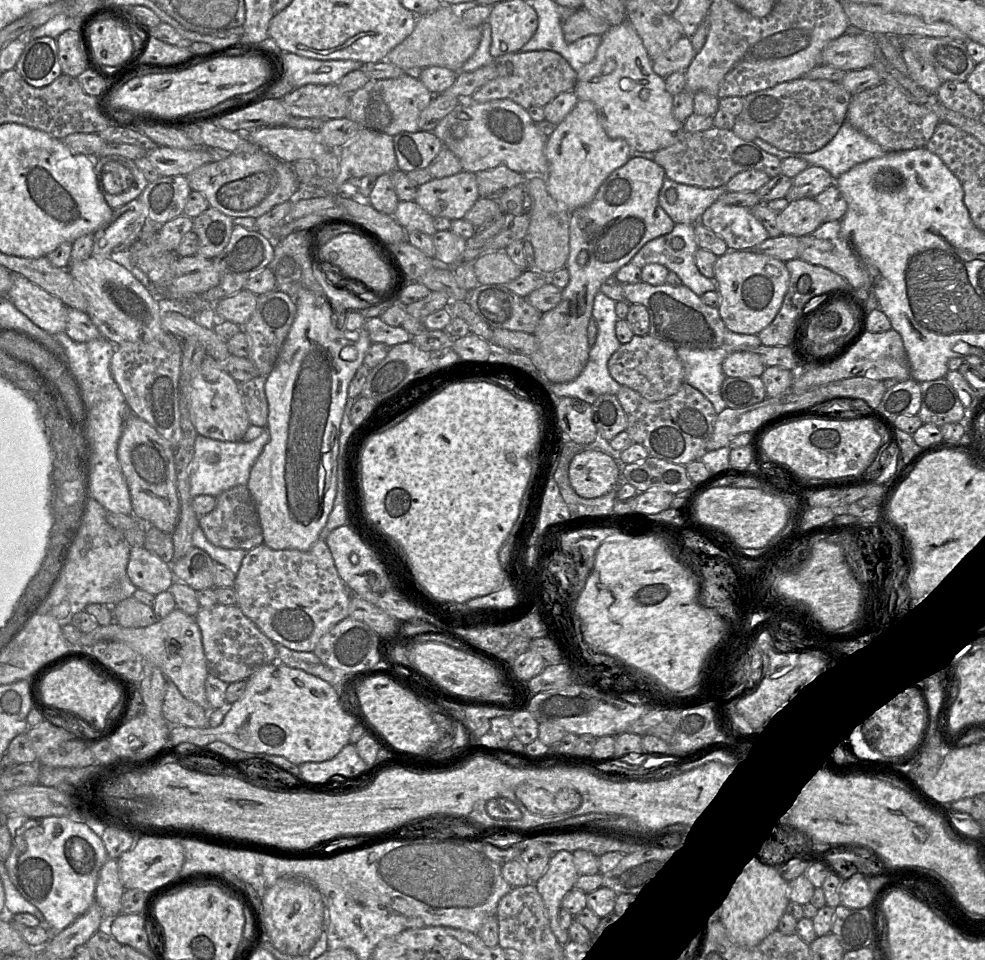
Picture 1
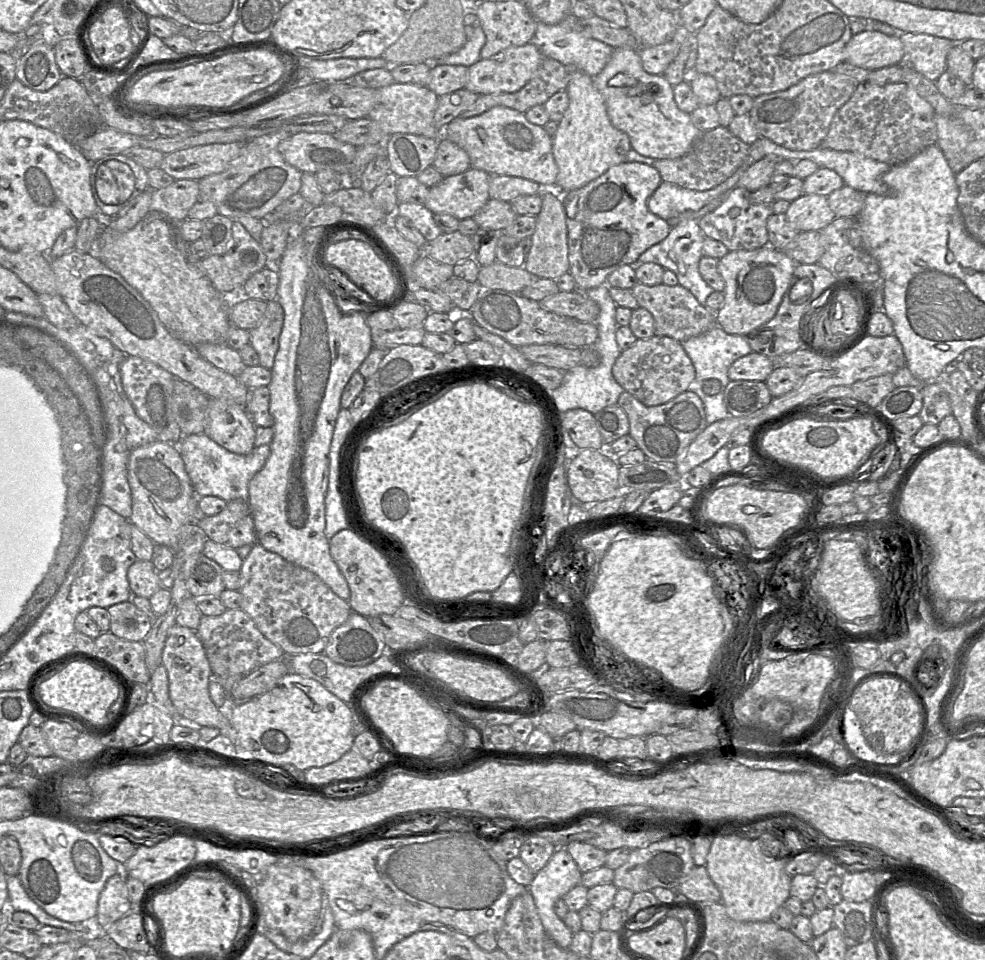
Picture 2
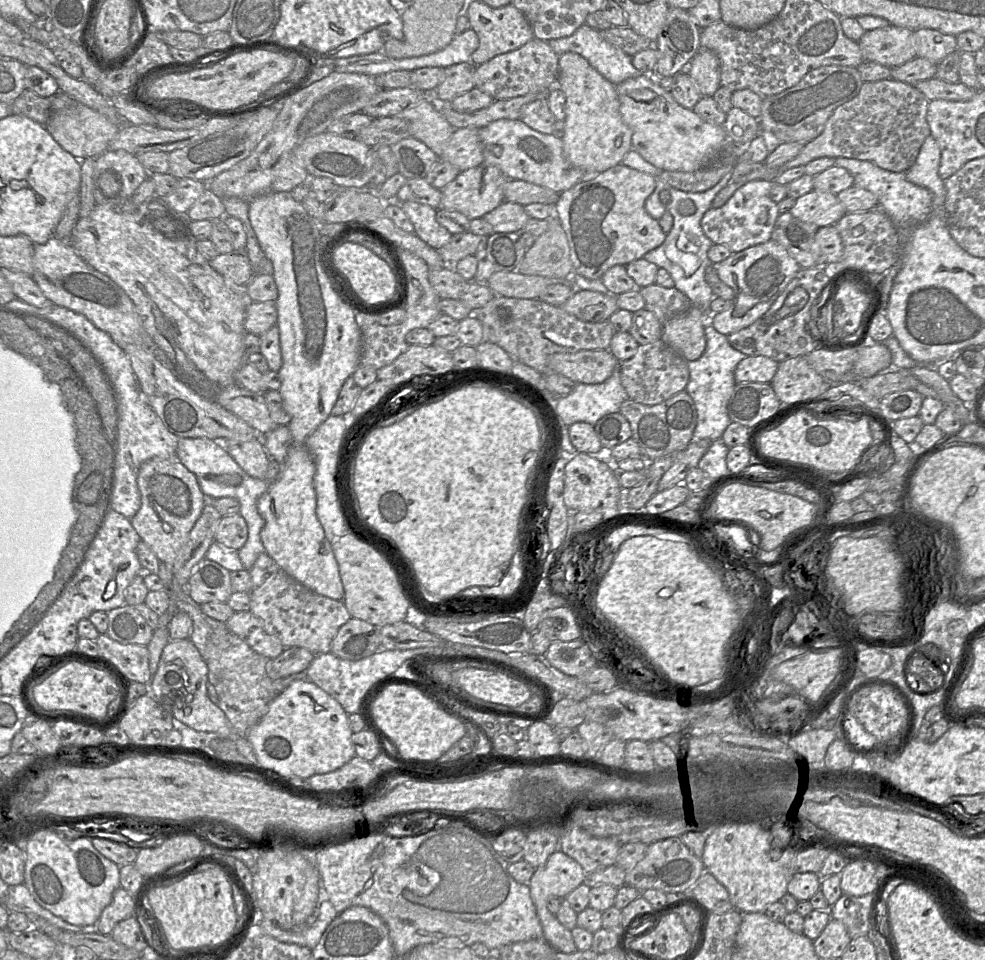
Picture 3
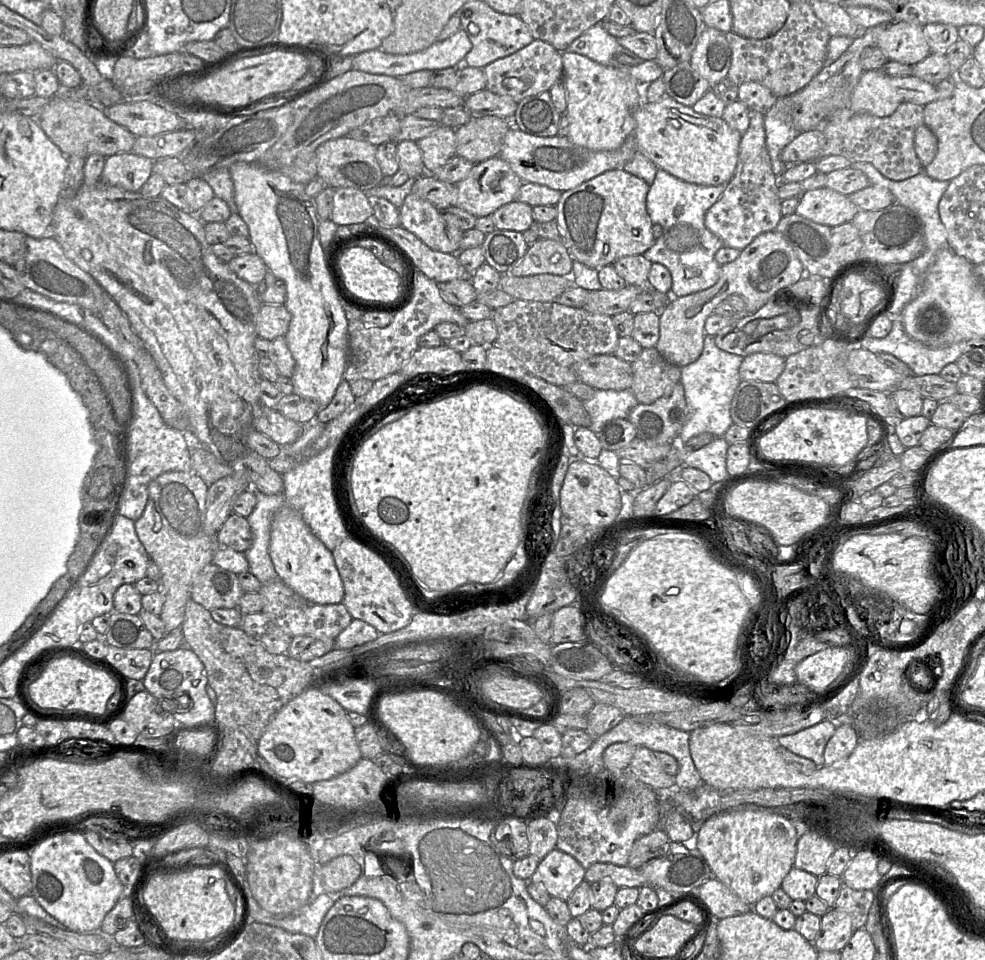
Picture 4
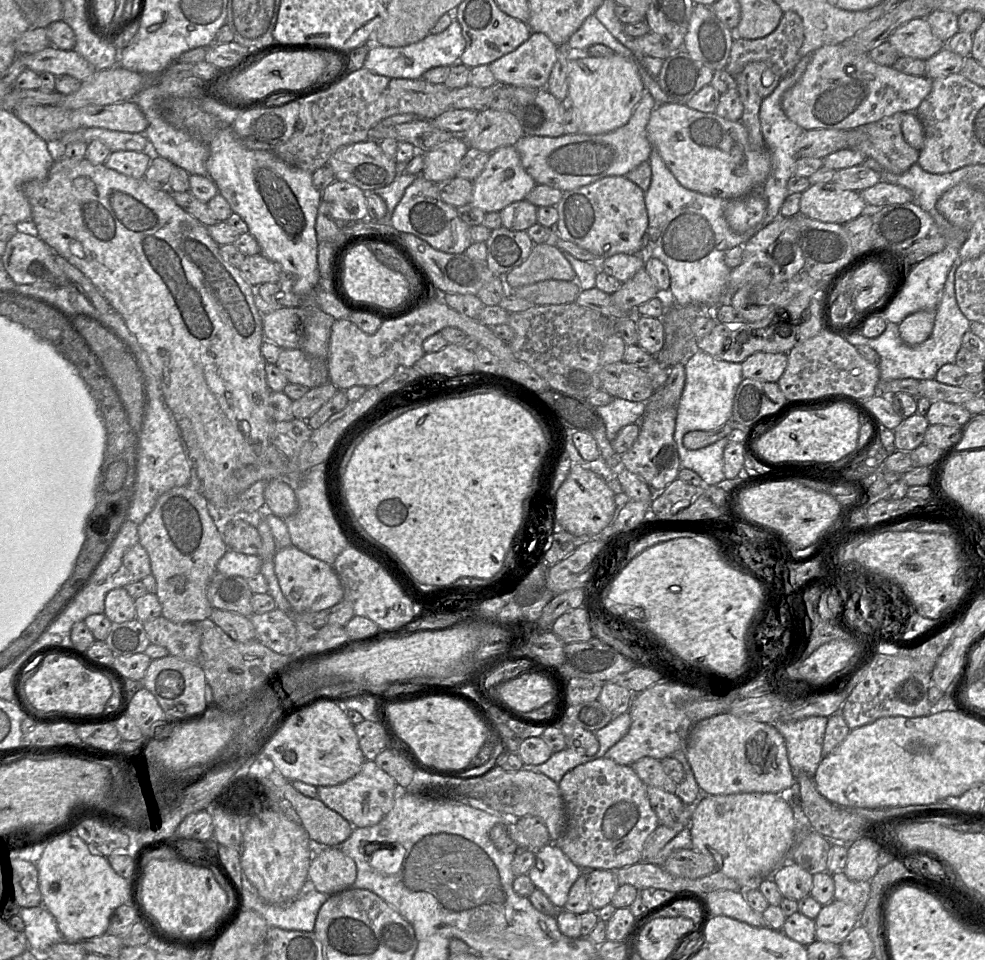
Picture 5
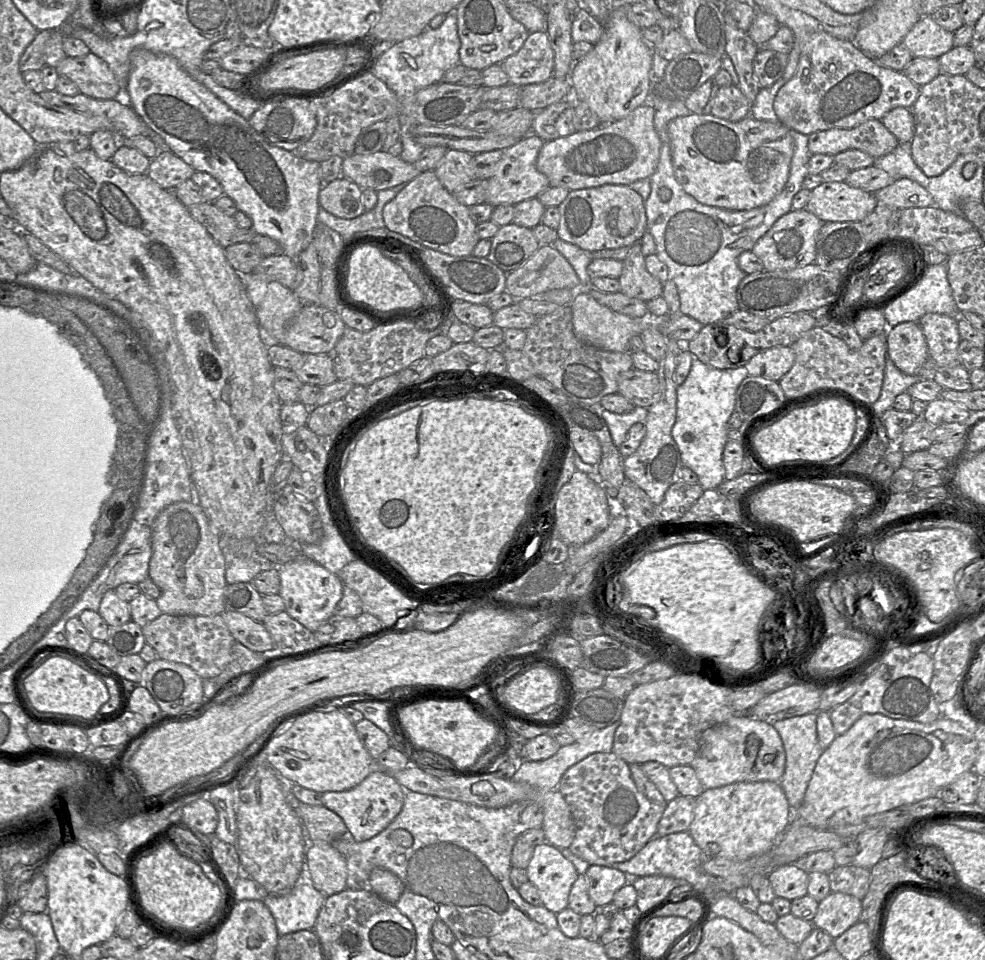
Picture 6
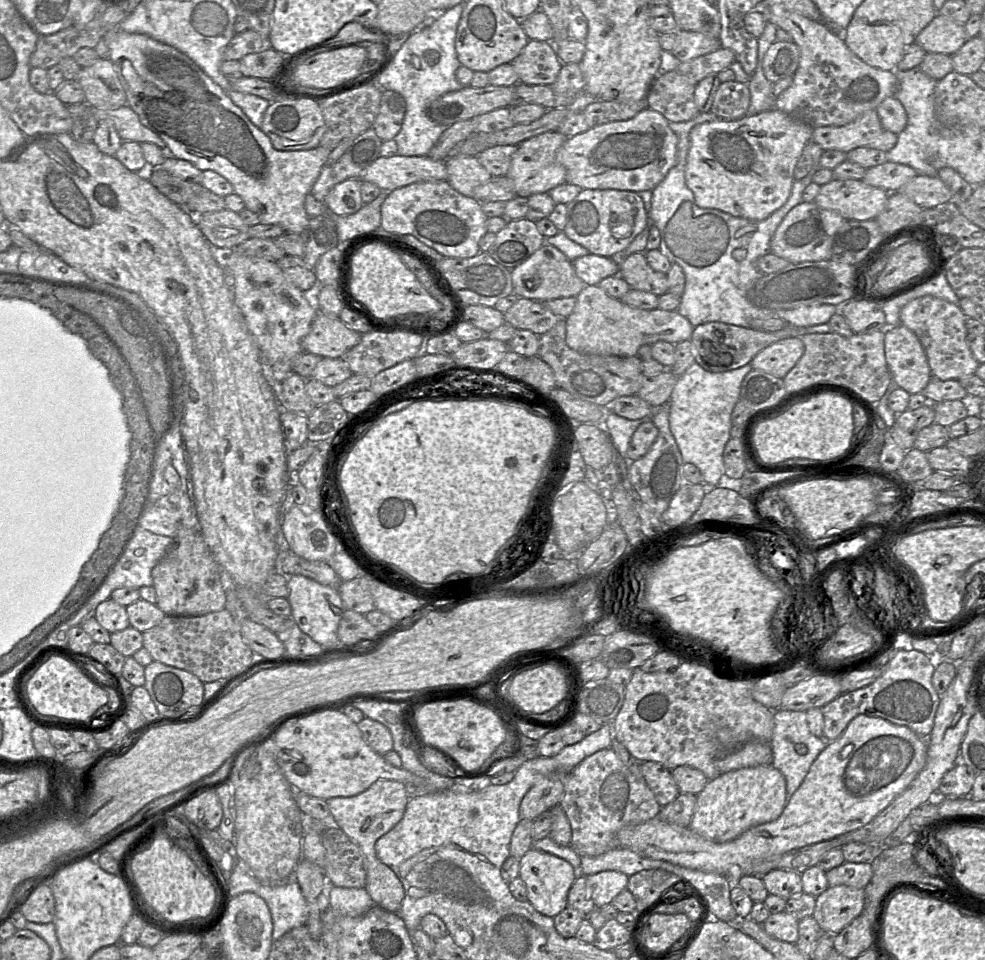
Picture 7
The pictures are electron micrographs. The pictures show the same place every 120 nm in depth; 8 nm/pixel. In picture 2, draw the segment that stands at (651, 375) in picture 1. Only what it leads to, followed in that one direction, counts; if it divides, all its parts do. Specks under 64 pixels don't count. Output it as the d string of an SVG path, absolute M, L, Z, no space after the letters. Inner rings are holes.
M654 335L648 339L637 339L616 359L612 374L618 384L645 406L665 404L688 390L696 372L691 359L681 342L668 337Z

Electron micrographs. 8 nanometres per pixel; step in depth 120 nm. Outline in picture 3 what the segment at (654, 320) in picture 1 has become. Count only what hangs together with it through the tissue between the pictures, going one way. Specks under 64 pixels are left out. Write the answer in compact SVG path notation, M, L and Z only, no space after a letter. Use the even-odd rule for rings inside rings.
M652 284L640 289L645 300L645 309L652 312L659 322L665 324L678 314L686 312L692 303L681 291Z

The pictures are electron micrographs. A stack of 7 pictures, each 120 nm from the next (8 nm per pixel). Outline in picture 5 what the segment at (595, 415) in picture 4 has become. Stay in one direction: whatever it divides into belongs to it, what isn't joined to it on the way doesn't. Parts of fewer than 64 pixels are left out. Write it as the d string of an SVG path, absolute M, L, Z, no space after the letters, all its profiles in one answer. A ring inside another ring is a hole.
M613 398L608 405L596 407L596 409L605 424L606 435L611 442L621 428L632 423L639 423L645 412L646 402Z

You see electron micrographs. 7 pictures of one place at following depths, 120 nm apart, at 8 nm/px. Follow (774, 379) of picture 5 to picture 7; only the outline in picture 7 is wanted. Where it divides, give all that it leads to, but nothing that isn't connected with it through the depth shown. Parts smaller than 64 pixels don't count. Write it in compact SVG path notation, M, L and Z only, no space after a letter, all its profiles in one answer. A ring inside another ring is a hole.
M800 337L781 339L760 351L750 362L752 369L783 379L804 354Z

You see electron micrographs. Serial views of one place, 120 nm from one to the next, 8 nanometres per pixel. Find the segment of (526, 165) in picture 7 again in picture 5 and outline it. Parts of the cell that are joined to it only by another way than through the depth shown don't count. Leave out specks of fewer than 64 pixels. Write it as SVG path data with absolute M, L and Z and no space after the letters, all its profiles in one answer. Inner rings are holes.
M514 146L501 147L490 154L482 173L473 181L471 204L485 213L500 212L508 205L524 200L537 185L524 169L521 158Z

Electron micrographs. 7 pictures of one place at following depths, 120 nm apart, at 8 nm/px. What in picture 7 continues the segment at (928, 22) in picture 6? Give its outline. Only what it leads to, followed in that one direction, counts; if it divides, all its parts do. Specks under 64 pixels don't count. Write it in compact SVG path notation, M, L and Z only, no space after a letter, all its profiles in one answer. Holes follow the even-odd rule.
M936 15L934 19L917 35L915 44L926 53L955 54L968 40L965 24Z

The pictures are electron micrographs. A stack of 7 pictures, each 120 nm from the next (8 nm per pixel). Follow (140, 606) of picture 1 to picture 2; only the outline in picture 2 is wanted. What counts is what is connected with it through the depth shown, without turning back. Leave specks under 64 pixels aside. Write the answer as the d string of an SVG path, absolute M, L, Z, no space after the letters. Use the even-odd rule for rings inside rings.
M132 601L115 604L108 608L109 631L115 636L134 642L143 642L152 629L152 620Z

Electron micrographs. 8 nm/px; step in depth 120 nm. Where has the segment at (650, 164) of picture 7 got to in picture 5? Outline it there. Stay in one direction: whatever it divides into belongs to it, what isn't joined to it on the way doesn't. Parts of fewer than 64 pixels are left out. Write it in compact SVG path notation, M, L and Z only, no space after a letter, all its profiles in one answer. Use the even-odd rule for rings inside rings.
M644 88L644 95L629 121L618 129L598 135L564 134L560 137L522 136L514 145L526 172L537 184L562 192L592 184L608 176L624 176L641 163L648 161L652 144L647 125L656 102Z

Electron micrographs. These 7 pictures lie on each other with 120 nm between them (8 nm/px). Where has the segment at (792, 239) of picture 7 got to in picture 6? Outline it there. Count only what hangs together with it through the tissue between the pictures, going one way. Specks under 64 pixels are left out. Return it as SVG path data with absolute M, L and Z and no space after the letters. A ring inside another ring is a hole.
M807 209L791 210L756 242L752 252L762 261L767 272L792 270L812 264L816 258L816 239L824 223Z

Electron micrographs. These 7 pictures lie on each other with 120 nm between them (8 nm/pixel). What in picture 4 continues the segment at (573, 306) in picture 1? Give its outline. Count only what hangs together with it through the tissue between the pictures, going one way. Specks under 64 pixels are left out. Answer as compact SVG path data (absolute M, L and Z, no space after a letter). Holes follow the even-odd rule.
M624 169L606 171L581 185L562 192L556 205L556 222L561 234L565 237L565 246L573 260L587 267L599 270L611 265L625 256L643 255L653 246L653 223L646 209L646 198L650 186L642 179L625 172Z

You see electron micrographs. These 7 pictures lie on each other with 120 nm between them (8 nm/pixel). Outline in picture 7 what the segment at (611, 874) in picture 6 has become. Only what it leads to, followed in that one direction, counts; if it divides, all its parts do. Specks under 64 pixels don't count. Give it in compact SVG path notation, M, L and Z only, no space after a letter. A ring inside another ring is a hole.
M607 870L588 875L586 880L596 908L601 908L610 904L618 894L627 889L629 876L618 871Z

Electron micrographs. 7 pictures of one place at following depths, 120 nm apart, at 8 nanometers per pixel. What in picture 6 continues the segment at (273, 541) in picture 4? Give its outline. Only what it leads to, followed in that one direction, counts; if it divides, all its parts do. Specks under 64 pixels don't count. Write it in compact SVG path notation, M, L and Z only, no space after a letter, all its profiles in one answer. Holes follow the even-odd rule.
M298 556L283 566L278 566L280 574L280 596L285 603L285 611L312 632L334 615L334 609L342 598L344 584L337 574L327 570L315 561Z

